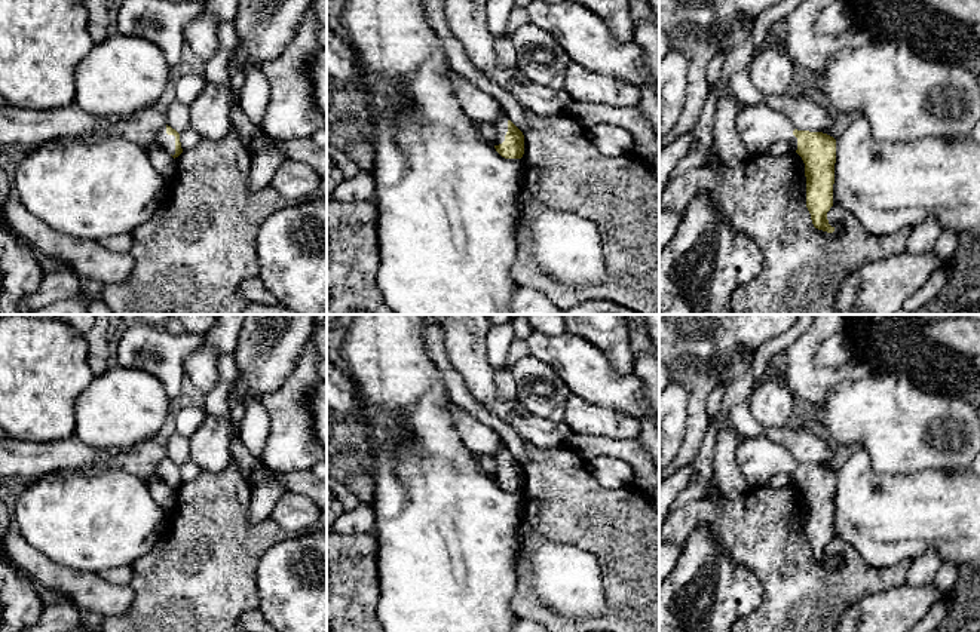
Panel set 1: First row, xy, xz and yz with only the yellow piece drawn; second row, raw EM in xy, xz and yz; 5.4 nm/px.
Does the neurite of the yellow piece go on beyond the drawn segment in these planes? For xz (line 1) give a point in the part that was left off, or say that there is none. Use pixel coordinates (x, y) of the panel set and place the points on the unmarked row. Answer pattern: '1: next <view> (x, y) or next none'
1: next xz (501, 456)

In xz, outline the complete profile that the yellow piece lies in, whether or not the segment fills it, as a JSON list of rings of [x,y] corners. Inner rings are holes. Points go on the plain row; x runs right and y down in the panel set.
[[[503,442],[493,457],[497,463],[494,472],[496,484],[505,491],[521,491],[524,487],[523,464],[509,452]]]

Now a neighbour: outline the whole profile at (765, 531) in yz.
[[[796,484],[784,488],[760,485],[751,487],[739,500],[725,500],[719,509],[701,498],[668,512],[659,540],[674,542],[683,549],[696,527],[705,524],[717,546],[762,583],[762,604],[756,611],[738,619],[732,632],[836,632],[842,613],[854,602],[904,585],[910,559],[876,568],[867,565],[854,547],[837,537],[827,544],[829,556],[834,564],[815,561],[806,540],[806,509],[800,501],[802,496]]]

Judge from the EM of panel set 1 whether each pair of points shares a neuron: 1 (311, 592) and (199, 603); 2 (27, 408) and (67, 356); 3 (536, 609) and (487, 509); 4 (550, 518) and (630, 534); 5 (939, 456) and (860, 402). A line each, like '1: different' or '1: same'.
1: different
2: same
3: different
4: same
5: same

